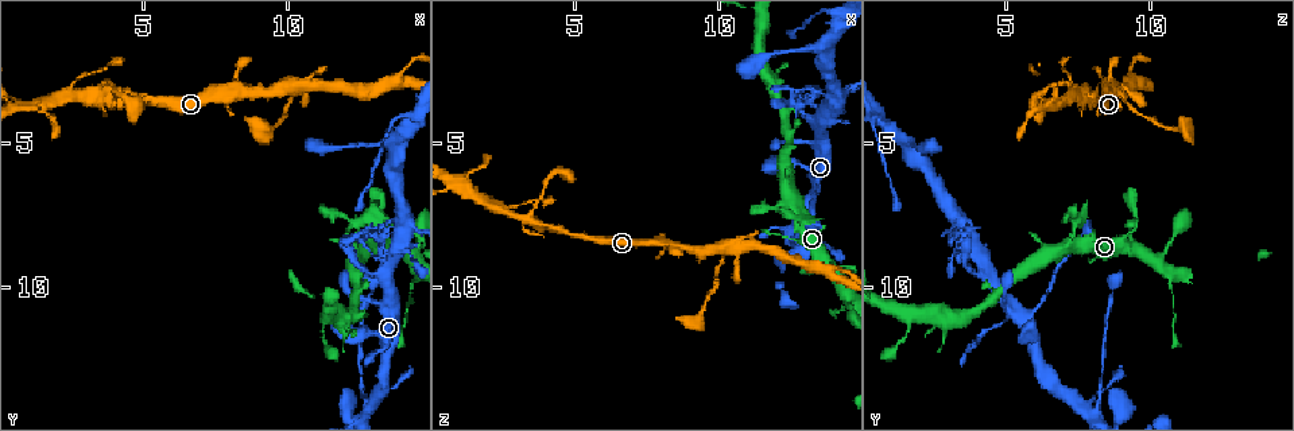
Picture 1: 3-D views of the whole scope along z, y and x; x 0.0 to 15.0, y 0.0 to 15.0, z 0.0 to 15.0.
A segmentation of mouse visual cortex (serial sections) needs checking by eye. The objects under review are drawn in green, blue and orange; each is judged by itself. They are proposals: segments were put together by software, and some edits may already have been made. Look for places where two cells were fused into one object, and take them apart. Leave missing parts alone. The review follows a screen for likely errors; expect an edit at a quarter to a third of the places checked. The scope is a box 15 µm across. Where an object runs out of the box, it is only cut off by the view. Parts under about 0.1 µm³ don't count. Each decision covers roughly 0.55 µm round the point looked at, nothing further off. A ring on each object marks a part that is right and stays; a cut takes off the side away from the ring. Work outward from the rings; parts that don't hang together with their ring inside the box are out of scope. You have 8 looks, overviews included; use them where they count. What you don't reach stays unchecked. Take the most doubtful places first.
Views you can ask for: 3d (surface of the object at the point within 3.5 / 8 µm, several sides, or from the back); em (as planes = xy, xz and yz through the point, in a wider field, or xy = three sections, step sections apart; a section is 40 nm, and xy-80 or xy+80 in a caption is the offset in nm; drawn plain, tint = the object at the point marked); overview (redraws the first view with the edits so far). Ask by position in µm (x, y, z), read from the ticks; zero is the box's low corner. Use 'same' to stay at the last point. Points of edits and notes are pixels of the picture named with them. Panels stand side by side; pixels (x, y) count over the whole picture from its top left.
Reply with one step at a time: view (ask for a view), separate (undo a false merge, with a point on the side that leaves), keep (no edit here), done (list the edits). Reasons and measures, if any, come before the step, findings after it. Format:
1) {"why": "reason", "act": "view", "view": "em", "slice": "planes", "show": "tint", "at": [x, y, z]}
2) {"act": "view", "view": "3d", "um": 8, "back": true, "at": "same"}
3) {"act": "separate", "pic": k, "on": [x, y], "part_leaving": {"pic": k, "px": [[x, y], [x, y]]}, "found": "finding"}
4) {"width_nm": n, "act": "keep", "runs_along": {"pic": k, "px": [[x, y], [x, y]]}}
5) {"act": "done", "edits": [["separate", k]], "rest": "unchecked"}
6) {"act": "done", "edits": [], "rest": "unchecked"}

{"why": "three arms meet", "act": "view", "view": "em", "slice": "xy", "step": 2, "show": "tint", "at": [3.8, 3.5, 7.9]}

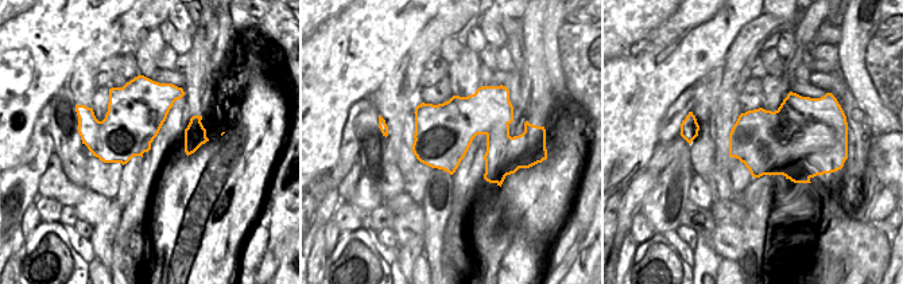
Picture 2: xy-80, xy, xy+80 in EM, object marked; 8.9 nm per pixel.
{"act": "view", "view": "3d", "um": 3.5, "at": "same"}

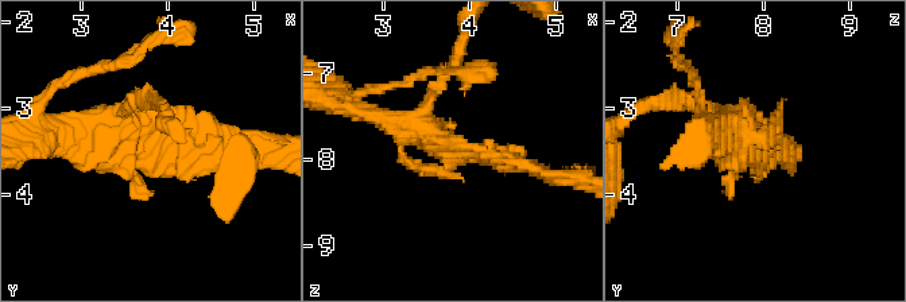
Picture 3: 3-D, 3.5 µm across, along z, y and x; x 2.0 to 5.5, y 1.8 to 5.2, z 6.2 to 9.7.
{"width_nm": 500, "act": "keep", "runs_along": {"pic": 3, "px": [[533, 167], [455, 158], [371, 112]]}, "found": "one cell here"}

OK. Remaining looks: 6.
{"why": "abrupt turn", "act": "view", "view": "3d", "um": 3.5, "at": [13.4, 8.1, 3.3]}

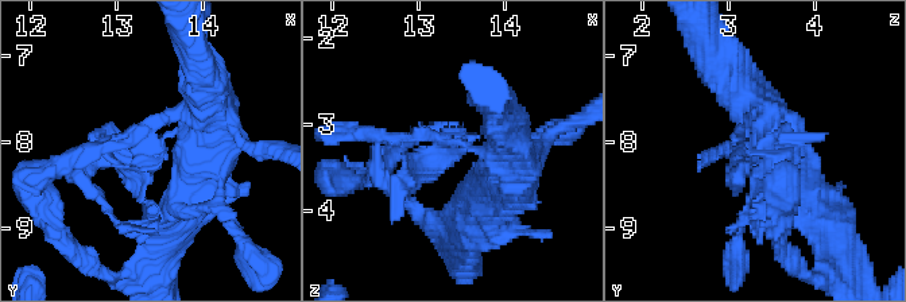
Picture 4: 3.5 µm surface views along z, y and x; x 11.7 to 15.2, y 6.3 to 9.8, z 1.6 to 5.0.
{"act": "view", "view": "em", "slice": "xy", "step": 5, "show": "tint", "at": [13.40, 8.20, 3.25]}

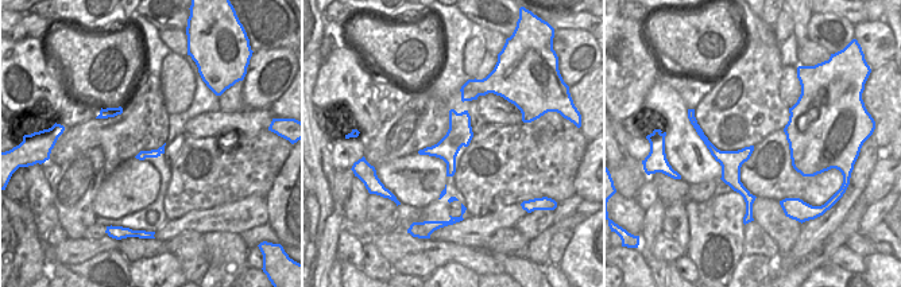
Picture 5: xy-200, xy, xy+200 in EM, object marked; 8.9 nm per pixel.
{"act": "keep", "runs_along": {"pic": 5, "px": [[714, 151], [749, 197]]}, "found": "one cell here"}

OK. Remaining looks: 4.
{"why": "calibre changes", "act": "view", "view": "em", "slice": "planes", "show": "tint", "at": [13.6, 10.5, 6.3]}

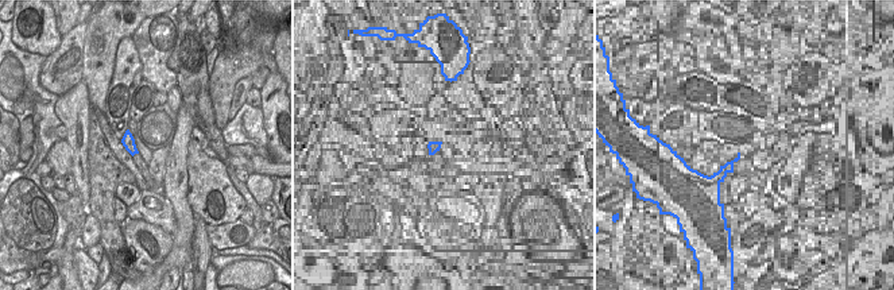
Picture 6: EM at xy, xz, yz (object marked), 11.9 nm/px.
{"act": "view", "view": "3d", "um": 3.5, "at": "same"}

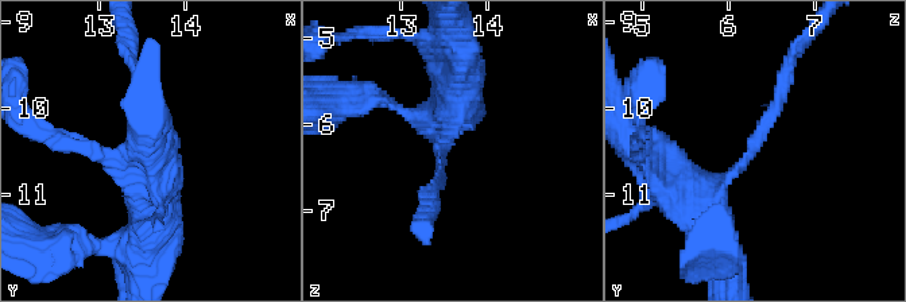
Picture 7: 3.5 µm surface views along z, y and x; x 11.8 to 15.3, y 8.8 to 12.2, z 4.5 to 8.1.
{"act": "keep", "runs_along": {"pic": 7, "px": [[707, 220], [789, 70]]}, "found": "continuous, no second cell"}

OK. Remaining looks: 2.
{"why": "three-way junction", "act": "view", "view": "3d", "um": 8, "at": [10.2, 3.0, 8.7]}

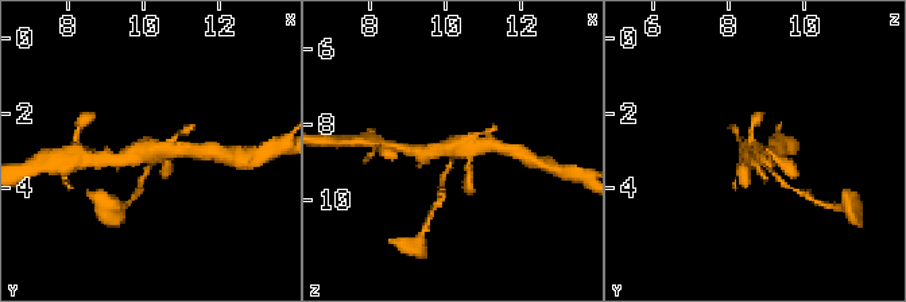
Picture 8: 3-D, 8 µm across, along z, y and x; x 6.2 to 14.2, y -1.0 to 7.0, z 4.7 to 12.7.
{"act": "view", "view": "em", "slice": "xy", "step": 1, "show": "tint", "at": [10.2, 3.0, 8.6]}

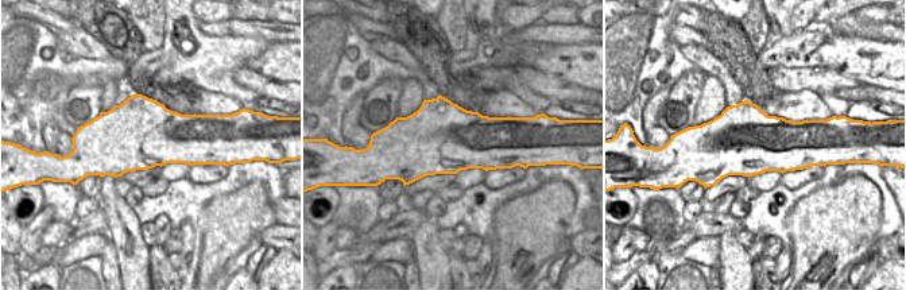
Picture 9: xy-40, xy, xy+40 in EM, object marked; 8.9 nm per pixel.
{"act": "keep", "runs_along": {"pic": 8, "px": [[112, 159], [138, 150], [192, 150]]}, "found": "one cell here"}

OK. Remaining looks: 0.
{"act": "done", "edits": [], "rest": "unchecked"}

